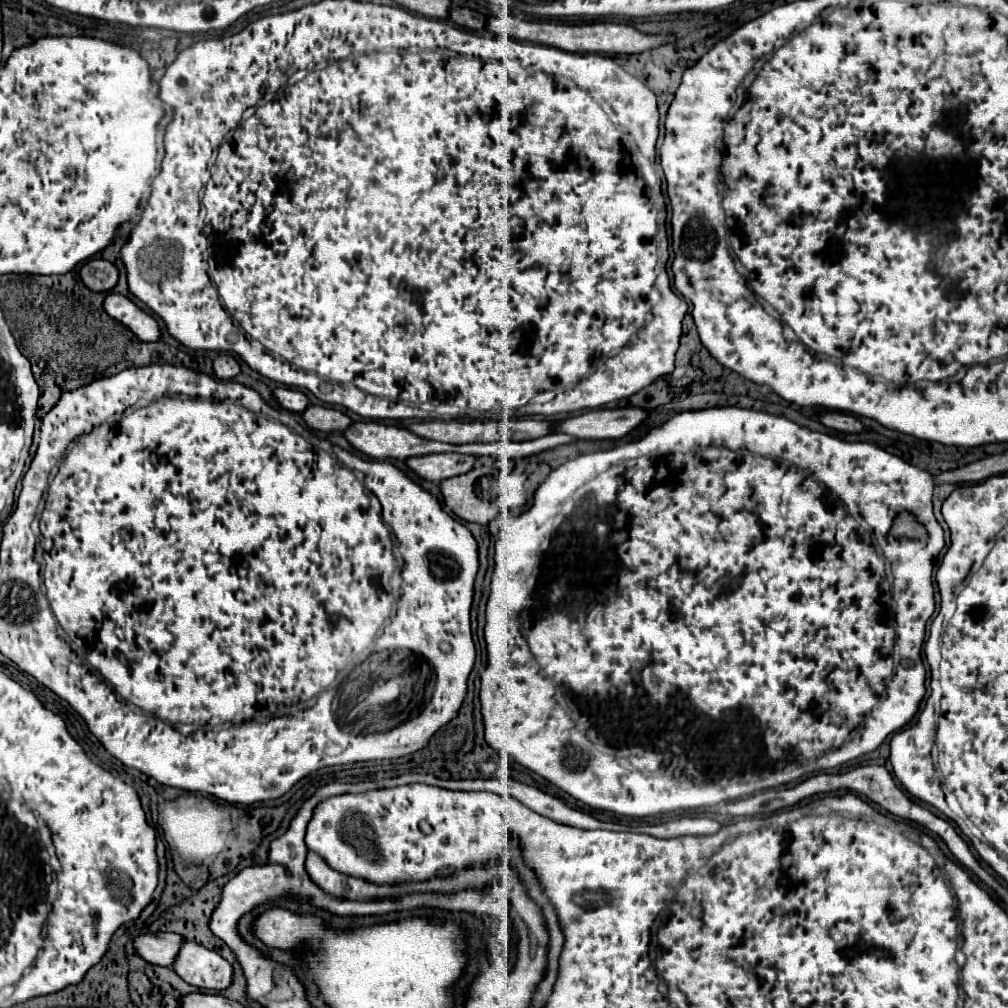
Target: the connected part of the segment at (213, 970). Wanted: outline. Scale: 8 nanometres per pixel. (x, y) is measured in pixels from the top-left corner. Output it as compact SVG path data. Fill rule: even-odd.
M191 941L183 943L173 969L189 985L201 989L223 991L233 983L233 967L219 953Z

